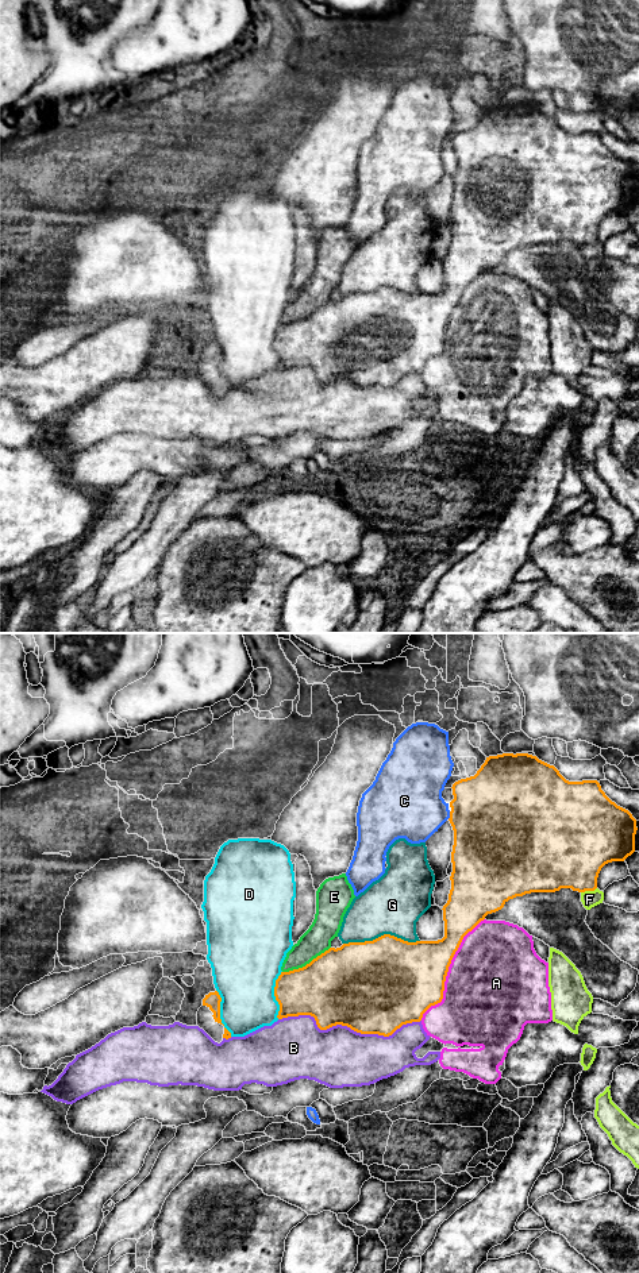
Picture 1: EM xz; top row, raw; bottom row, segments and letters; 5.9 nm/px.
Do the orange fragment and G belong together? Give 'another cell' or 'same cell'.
another cell

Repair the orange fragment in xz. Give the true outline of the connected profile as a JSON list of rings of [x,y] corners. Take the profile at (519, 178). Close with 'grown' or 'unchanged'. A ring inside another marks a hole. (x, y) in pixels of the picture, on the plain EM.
[[[503,105],[497,108],[486,109],[485,115],[477,123],[474,128],[461,131],[453,136],[454,151],[450,154],[450,175],[454,182],[454,197],[451,204],[453,224],[450,228],[451,242],[449,252],[443,258],[443,273],[444,273],[444,289],[438,293],[416,293],[408,294],[390,286],[384,286],[373,293],[365,294],[349,294],[340,300],[330,300],[309,316],[303,320],[293,321],[289,324],[281,324],[276,332],[274,348],[280,356],[277,370],[311,367],[315,370],[316,377],[320,382],[327,382],[332,378],[342,377],[361,386],[378,386],[384,389],[392,387],[403,377],[420,374],[423,366],[431,359],[442,354],[444,333],[449,324],[451,312],[458,302],[463,289],[471,283],[488,266],[496,265],[504,259],[504,256],[516,248],[523,248],[531,244],[555,244],[561,240],[571,240],[573,243],[585,244],[594,243],[597,240],[597,229],[601,220],[612,213],[624,213],[628,208],[635,204],[635,186],[636,186],[636,171],[632,166],[612,154],[597,132],[582,132],[569,134],[559,123],[536,108],[528,105]]]; unchanged

